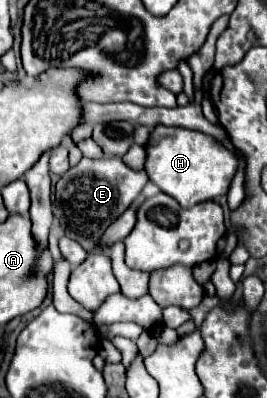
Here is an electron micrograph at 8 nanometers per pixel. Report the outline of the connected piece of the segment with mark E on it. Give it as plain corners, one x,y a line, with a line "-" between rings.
117,157
105,159
81,159
71,167
55,185
55,217
59,219
67,237
75,239
87,253
103,253
101,237
105,229
137,199
145,183
149,181
145,171
129,169

